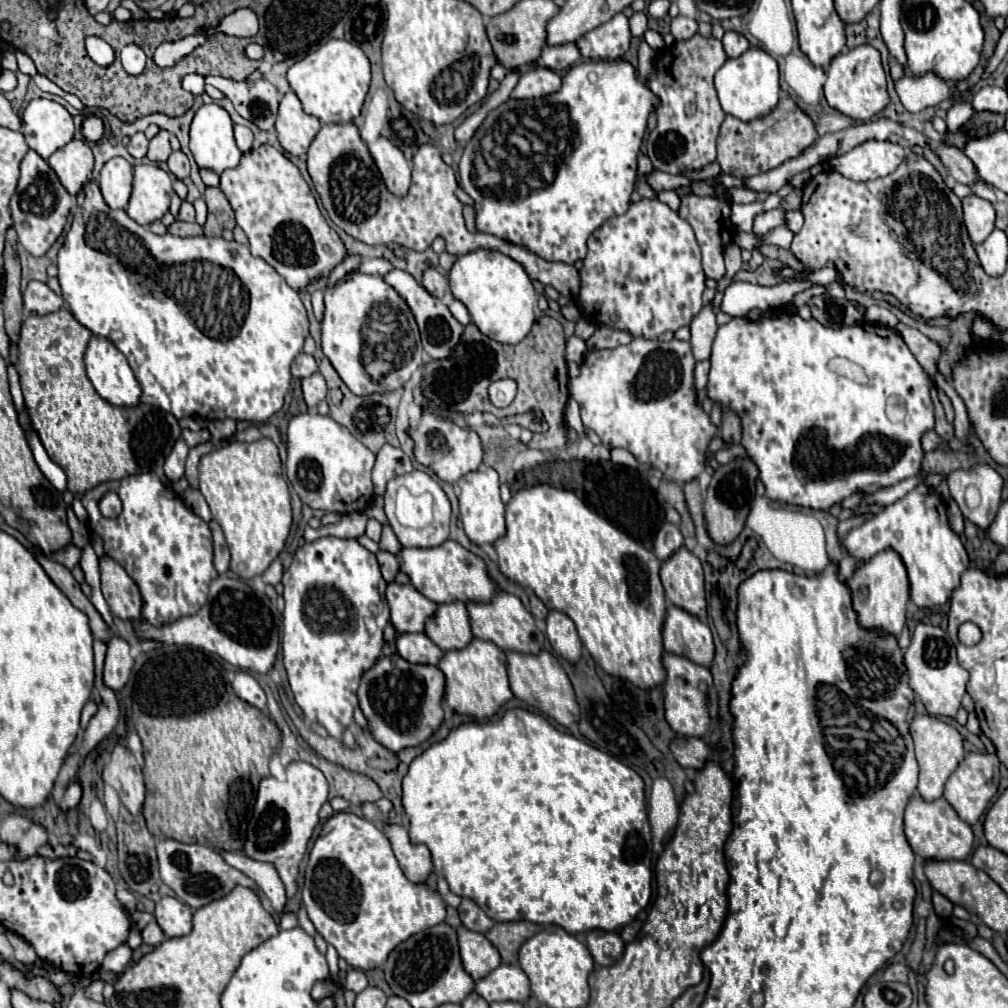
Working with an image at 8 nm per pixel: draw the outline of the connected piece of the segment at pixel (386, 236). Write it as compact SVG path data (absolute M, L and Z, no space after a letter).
M354 123L324 125L310 143L306 161L314 189L318 191L330 219L354 239L368 245L394 243L406 249L426 251L436 237L444 237L446 251L454 255L462 255L478 247L498 249L500 253L516 259L532 279L538 279L542 285L552 285L558 293L566 295L568 303L576 305L580 277L574 265L546 261L532 251L526 251L524 247L512 243L504 243L494 235L470 233L464 225L462 203L456 197L456 175L452 167L442 161L440 151L434 145L422 145L416 151L413 162L412 184L406 197L390 195Z

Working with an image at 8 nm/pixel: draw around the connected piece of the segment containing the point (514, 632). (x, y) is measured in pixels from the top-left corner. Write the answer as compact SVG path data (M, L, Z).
M496 593L492 603L466 603L468 613L470 613L470 623L472 623L472 633L478 639L484 641L492 641L496 643L500 649L504 651L514 651L514 653L530 653L530 655L538 655L542 651L542 645L546 641L546 635L536 627L534 617L530 615L530 611L526 611L526 607L522 605L522 601L510 593Z

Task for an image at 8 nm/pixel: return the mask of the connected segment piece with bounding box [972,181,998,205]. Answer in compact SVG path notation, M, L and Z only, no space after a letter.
M976 181L976 183L972 185L972 191L974 191L974 195L978 195L978 197L990 201L992 205L996 205L996 201L998 201L996 195L994 195L994 189L992 189L990 185L986 185L984 181Z

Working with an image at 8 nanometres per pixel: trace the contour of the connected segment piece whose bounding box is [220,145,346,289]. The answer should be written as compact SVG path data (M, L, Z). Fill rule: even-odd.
M272 145L244 153L238 167L220 175L220 189L236 213L238 227L250 241L252 255L272 265L292 289L304 289L316 279L328 277L346 257L342 239L322 217L298 167Z

